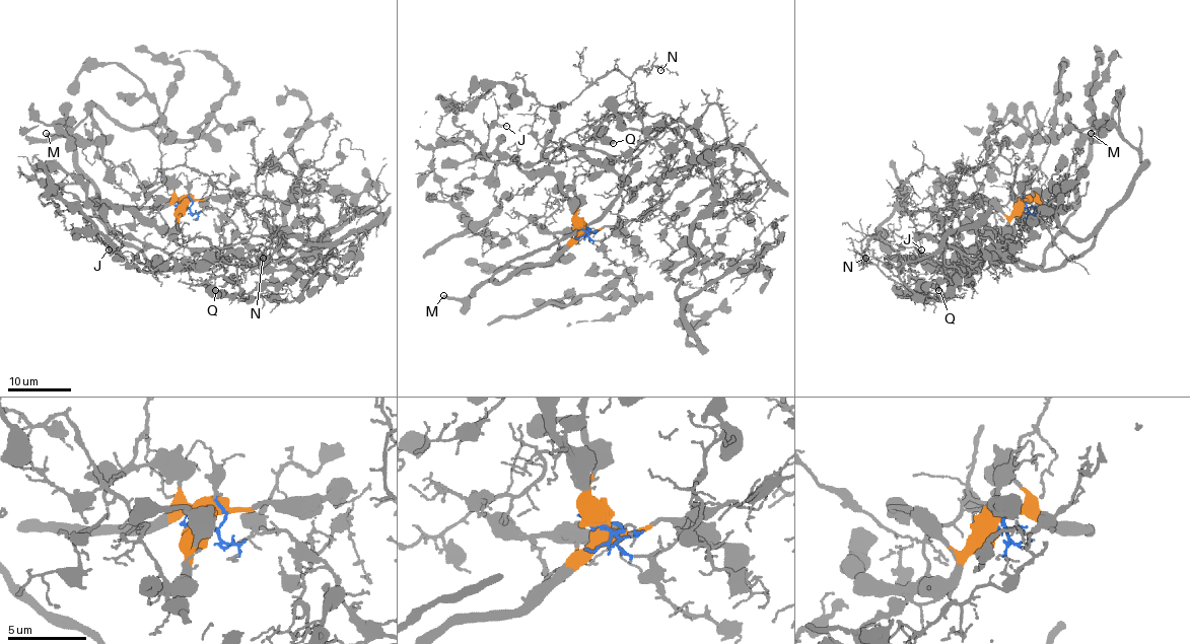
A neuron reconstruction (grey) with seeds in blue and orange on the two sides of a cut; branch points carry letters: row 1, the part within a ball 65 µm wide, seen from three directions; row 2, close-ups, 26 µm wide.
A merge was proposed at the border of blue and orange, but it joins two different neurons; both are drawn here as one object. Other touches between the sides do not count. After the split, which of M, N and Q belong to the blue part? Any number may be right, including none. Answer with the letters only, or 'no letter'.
N, Q

